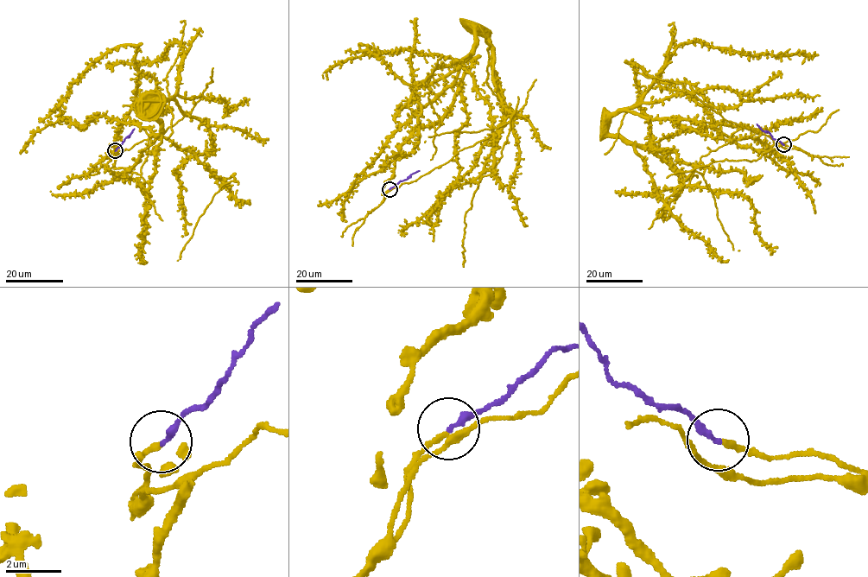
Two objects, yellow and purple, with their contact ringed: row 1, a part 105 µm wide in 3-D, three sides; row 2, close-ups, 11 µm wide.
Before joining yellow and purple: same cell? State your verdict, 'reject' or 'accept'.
accept

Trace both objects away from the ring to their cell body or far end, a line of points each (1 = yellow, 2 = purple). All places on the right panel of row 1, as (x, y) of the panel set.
1: (784, 144), (684, 87), (620, 109), (609, 133), (647, 145), (713, 129), (631, 62), (654, 146), (693, 174)
2: (783, 144), (757, 123)

